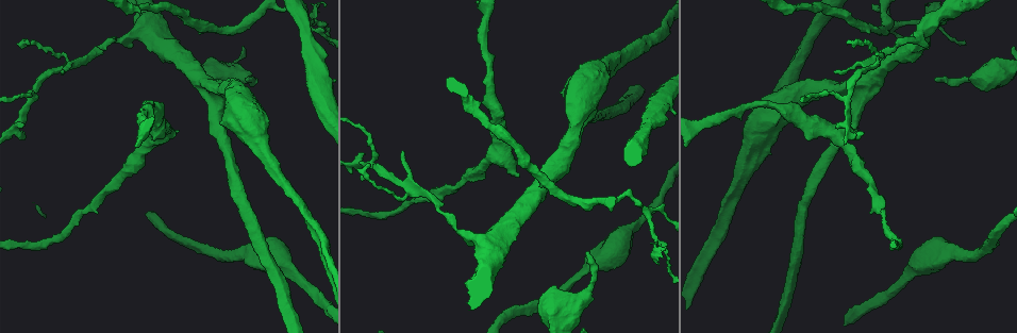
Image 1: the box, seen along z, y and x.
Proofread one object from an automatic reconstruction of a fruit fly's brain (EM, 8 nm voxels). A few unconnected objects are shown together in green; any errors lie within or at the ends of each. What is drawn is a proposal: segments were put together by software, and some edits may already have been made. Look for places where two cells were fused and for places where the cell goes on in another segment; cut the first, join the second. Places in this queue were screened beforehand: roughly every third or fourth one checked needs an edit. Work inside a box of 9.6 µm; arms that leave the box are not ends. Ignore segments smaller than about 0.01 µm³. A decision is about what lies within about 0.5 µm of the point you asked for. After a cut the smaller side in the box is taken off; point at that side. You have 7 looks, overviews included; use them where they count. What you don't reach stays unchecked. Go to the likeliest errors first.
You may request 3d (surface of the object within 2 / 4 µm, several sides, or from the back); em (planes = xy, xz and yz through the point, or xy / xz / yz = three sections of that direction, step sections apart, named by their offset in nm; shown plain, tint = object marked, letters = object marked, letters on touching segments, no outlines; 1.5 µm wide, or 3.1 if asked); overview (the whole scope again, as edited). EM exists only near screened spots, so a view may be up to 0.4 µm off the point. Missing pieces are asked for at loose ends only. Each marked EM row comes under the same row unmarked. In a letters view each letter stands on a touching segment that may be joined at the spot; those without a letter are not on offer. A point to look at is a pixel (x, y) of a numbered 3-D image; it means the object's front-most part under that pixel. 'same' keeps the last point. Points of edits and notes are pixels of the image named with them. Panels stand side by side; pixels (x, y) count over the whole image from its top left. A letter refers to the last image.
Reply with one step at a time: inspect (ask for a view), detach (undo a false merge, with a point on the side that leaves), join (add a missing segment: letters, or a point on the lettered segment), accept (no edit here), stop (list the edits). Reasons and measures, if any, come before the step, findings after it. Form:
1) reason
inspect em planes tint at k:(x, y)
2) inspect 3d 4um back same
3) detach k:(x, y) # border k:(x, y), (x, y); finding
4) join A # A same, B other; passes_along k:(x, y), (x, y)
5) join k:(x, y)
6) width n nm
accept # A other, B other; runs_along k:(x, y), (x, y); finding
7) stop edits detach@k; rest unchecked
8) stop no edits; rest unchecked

an open end
inspect 3d 4um at 1:(935, 80)

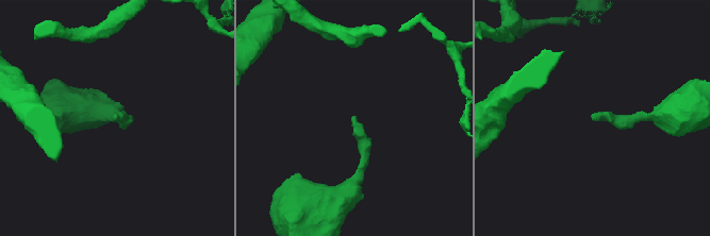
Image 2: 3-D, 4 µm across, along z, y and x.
need the tissue
inspect em planes letters at 2:(592, 118)

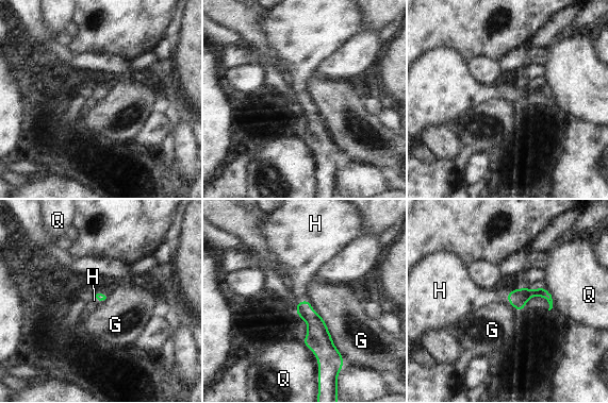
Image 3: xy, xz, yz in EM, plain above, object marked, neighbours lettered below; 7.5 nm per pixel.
longest_contact G 550 nm
join H # G other, H same, Q other; passes_along 3:(317, 330), (301, 301), (301, 268); it goes on there

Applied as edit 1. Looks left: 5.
inspect overview

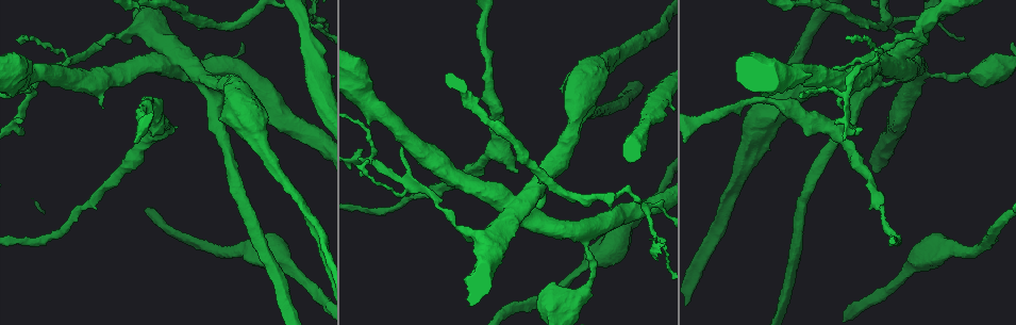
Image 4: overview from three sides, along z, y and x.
sharp bend
inspect 3d 2um at 4:(372, 161)

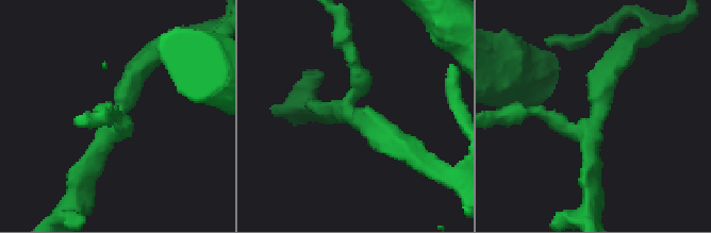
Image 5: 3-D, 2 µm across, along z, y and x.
inspect em yz step 8 letters at 5:(589, 121)

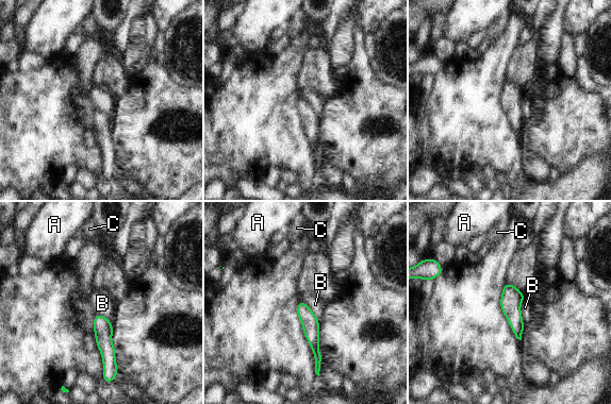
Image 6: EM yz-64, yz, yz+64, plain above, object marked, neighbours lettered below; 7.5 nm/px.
width 150 nm; longest_contact B 240 nm
accept # A other, B other, C other; one cell here

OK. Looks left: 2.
stop edits join@3; rest unchecked

